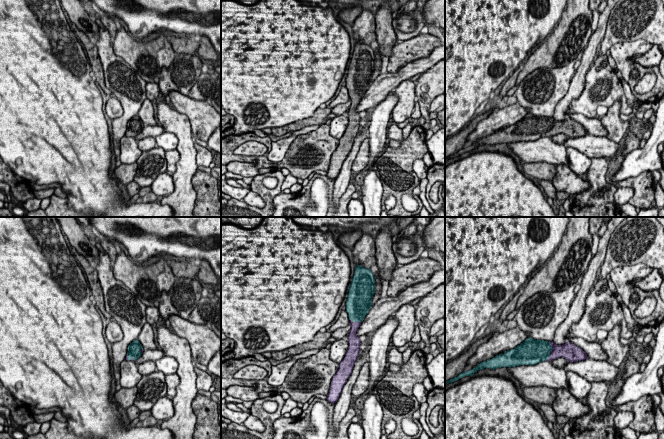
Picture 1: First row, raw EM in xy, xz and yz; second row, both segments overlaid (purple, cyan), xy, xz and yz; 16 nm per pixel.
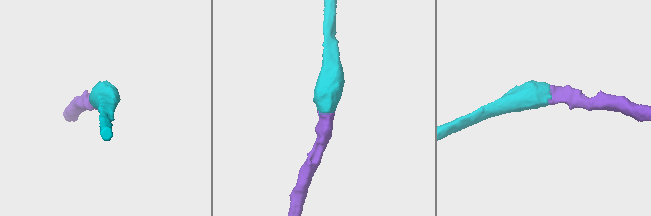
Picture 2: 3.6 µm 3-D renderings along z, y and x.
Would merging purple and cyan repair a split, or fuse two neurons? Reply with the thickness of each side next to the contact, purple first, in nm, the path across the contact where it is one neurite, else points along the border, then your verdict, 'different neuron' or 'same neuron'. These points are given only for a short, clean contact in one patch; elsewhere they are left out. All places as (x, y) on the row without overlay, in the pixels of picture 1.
calibres 240 and 380 nm; way yz (566, 127), (551, 127), (536, 127); same neuron

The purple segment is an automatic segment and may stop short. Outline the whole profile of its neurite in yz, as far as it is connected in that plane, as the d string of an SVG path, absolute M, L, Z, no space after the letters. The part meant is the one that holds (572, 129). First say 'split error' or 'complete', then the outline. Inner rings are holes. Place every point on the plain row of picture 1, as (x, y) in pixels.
split error; M527 114L523 119L499 130L492 135L481 138L475 144L462 148L457 153L446 157L449 160L465 152L473 152L478 146L484 144L497 145L501 143L516 143L521 141L535 141L542 137L553 137L563 133L569 138L588 135L586 129L578 122L567 117L564 121L556 121L553 117L534 116Z

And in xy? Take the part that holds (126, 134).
split error; M134 116L128 122L126 136L136 137L142 130L143 124L138 116Z

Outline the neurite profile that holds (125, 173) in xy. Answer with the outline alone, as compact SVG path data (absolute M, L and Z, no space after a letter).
M137 163L132 164L121 164L120 166L116 167L114 170L114 174L117 179L124 185L132 182L137 172Z

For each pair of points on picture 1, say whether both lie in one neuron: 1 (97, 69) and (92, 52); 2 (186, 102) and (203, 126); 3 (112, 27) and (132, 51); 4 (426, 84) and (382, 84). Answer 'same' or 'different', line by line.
1: same
2: same
3: different
4: different

